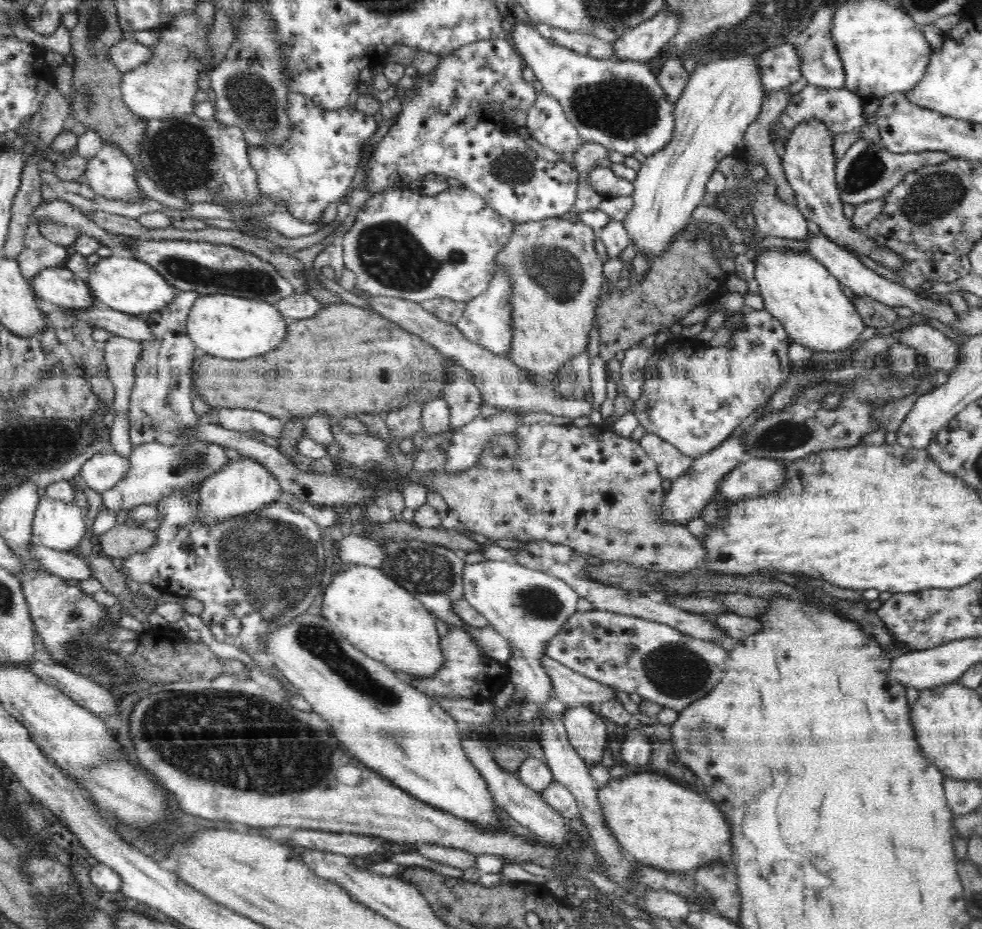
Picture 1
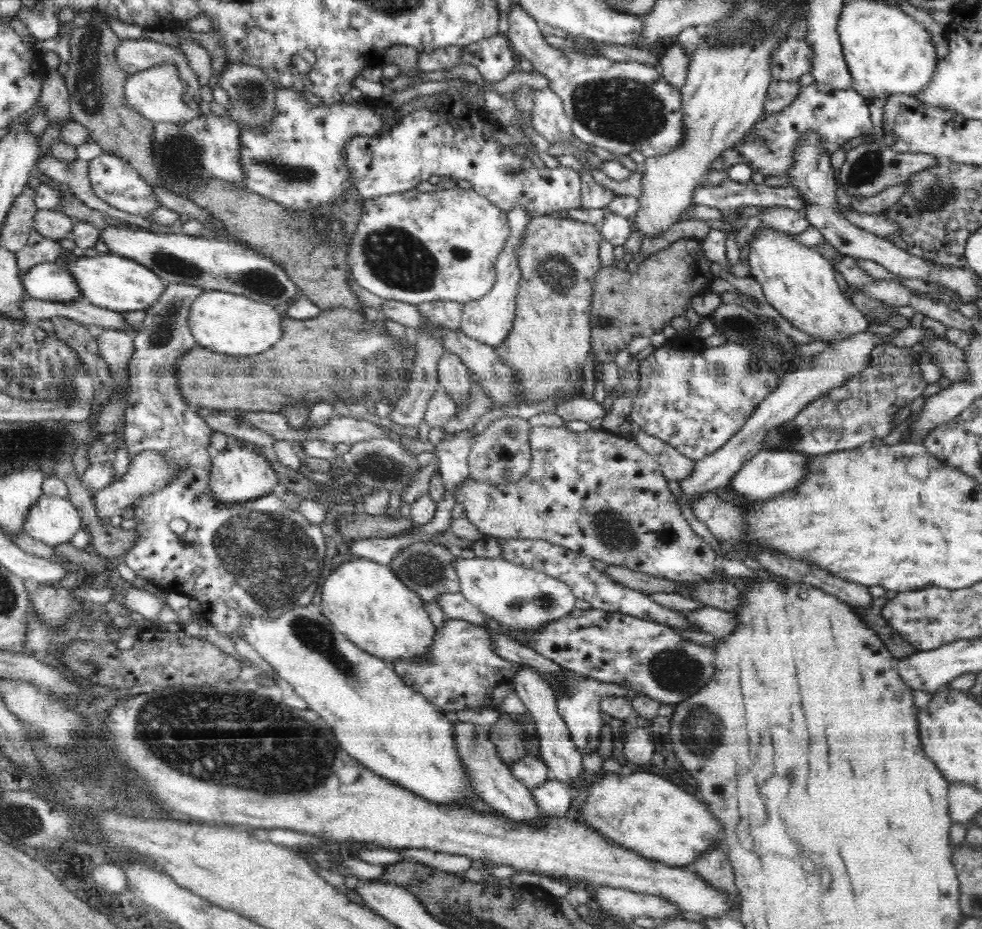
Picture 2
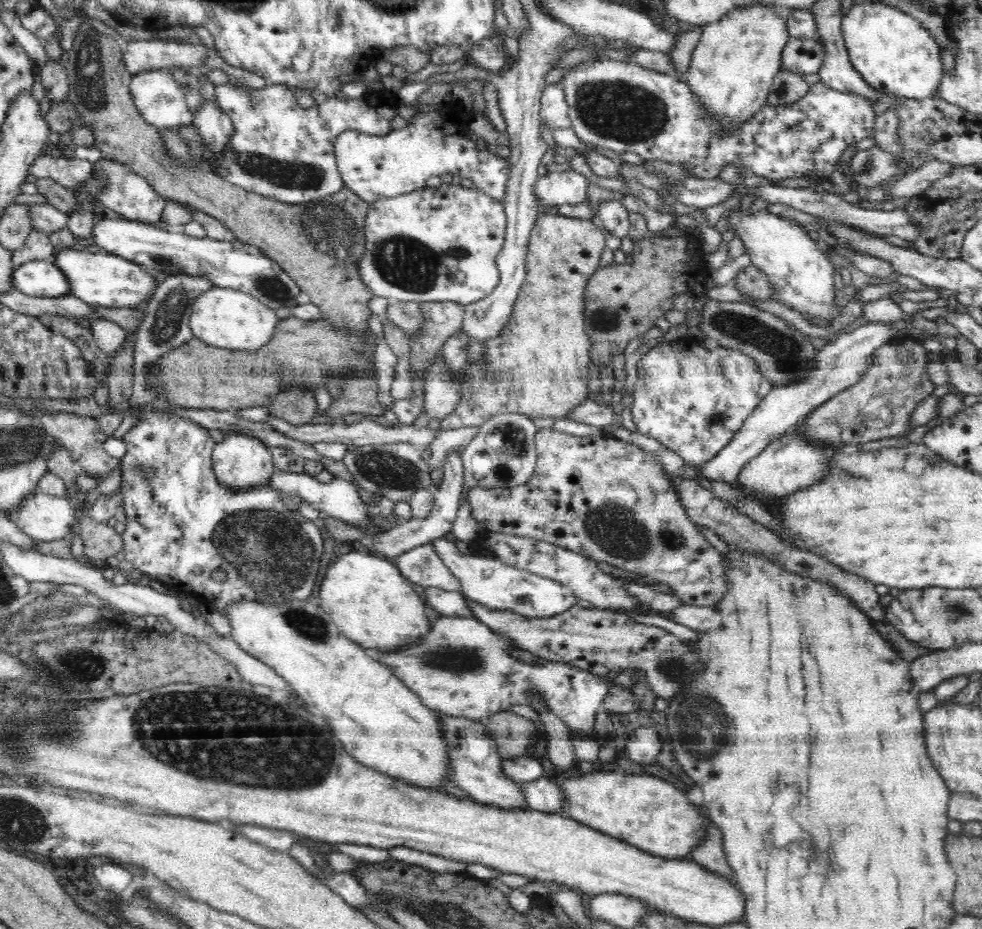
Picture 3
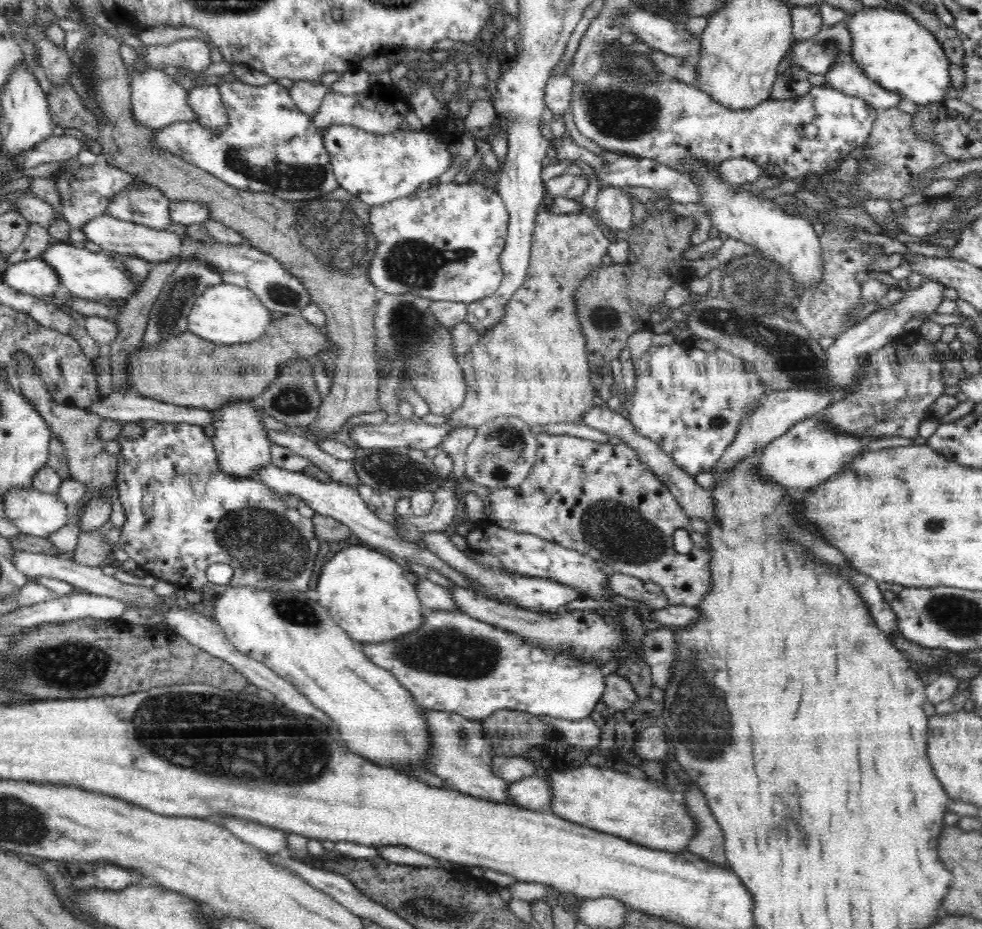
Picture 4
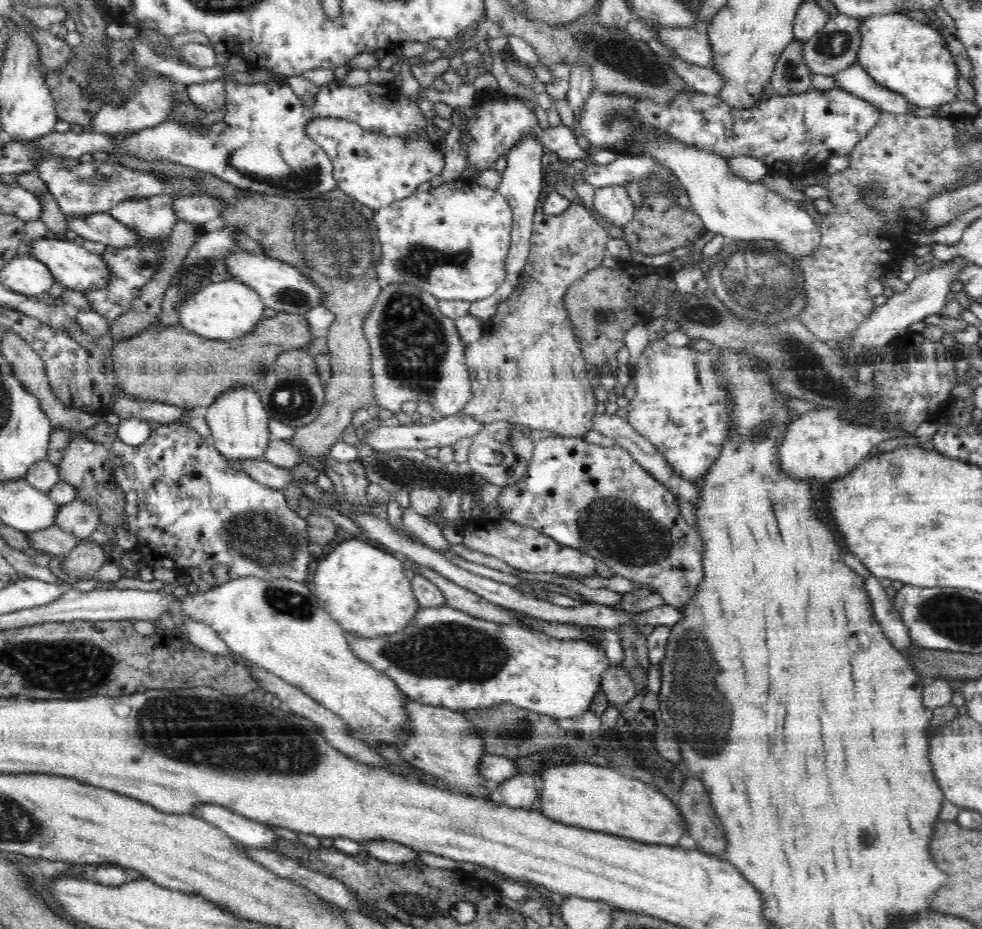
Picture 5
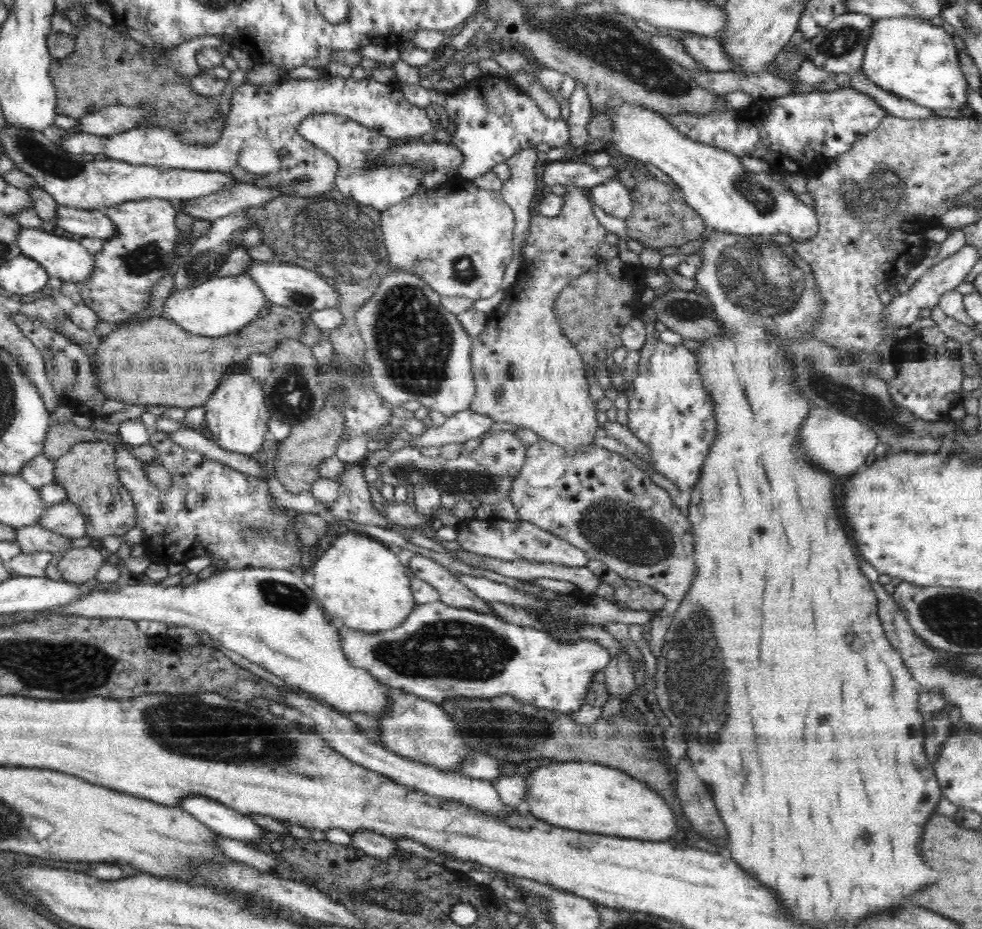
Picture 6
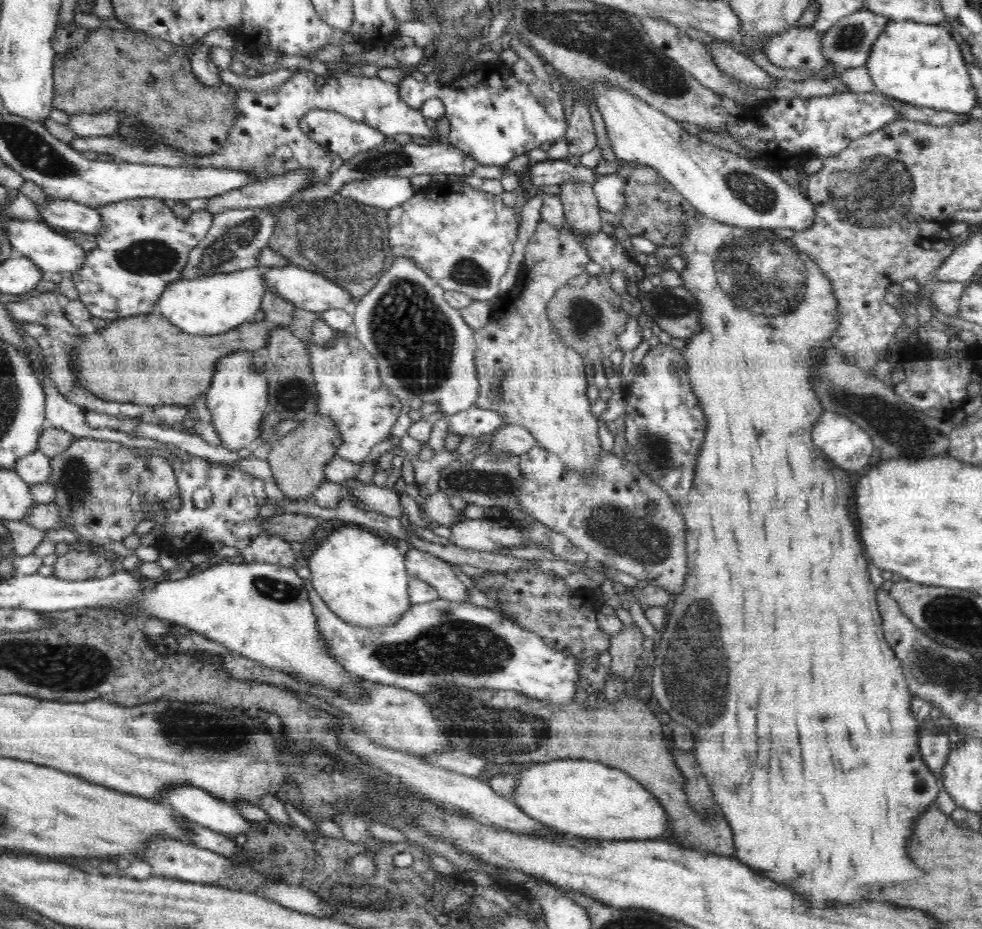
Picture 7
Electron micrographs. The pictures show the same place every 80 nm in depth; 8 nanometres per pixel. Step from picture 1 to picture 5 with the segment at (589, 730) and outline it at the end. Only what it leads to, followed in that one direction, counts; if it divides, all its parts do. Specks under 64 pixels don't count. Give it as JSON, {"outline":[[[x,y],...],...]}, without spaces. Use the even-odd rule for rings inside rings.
{"outline":[[[448,605],[420,608],[418,614],[416,614],[416,620],[408,626],[408,629],[404,628],[398,633],[389,634],[389,637],[358,638],[351,635],[349,642],[358,659],[368,662],[376,671],[385,672],[386,675],[390,676],[390,679],[394,680],[394,683],[404,691],[409,701],[418,702],[424,706],[434,706],[435,708],[444,706],[444,709],[452,708],[452,710],[464,710],[464,712],[470,710],[470,713],[487,711],[488,709],[494,709],[498,705],[512,705],[519,709],[530,710],[531,713],[544,714],[558,720],[578,718],[584,712],[590,710],[593,698],[600,692],[602,674],[610,667],[606,654],[603,654],[602,650],[592,648],[590,644],[554,641],[543,637],[540,633],[519,628],[515,624],[495,624],[495,622],[474,617]]]}

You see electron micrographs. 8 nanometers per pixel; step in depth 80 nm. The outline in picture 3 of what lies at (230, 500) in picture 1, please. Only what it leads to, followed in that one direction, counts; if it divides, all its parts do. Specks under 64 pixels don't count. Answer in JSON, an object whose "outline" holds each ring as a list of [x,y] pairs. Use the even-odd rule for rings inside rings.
{"outline":[[[227,432],[224,440],[213,447],[212,464],[218,483],[228,489],[244,490],[253,486],[270,486],[270,478],[276,472],[270,448],[256,437],[238,432]]]}

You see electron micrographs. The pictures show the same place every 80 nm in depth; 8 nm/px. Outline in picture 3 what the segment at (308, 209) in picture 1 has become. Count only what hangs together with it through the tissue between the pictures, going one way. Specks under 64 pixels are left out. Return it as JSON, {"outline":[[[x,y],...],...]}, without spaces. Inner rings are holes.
{"outline":[[[230,82],[215,86],[215,100],[219,107],[231,118],[233,134],[230,146],[219,163],[219,176],[229,180],[250,193],[257,193],[287,205],[306,205],[312,201],[324,201],[346,188],[341,170],[337,166],[334,142],[346,131],[364,135],[387,135],[391,130],[390,122],[398,114],[399,103],[393,105],[373,102],[368,96],[345,98],[341,96],[320,99],[316,107],[302,107],[296,99],[296,93],[286,85],[266,84],[262,89],[245,92],[234,88]]]}

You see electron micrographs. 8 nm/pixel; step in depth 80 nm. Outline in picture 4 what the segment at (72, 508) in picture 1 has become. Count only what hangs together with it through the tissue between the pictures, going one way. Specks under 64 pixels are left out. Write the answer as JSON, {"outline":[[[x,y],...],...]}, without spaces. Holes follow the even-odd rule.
{"outline":[[[10,489],[3,501],[5,516],[20,532],[46,538],[68,524],[71,507],[57,493],[34,489]]]}

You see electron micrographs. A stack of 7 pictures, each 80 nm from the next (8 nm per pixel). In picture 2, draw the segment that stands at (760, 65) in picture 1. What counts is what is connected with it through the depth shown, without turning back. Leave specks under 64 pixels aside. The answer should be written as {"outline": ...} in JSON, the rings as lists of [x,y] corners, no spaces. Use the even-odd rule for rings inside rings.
{"outline":[[[784,39],[770,54],[772,81],[796,80],[812,68],[812,47],[804,40]]]}

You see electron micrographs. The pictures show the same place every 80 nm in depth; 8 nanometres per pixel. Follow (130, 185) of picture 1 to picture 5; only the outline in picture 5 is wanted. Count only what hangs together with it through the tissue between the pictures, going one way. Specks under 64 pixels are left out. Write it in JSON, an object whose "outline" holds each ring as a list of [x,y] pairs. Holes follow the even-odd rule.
{"outline":[[[172,196],[135,197],[112,206],[108,213],[126,227],[137,228],[149,240],[172,241],[170,234],[177,222]]]}

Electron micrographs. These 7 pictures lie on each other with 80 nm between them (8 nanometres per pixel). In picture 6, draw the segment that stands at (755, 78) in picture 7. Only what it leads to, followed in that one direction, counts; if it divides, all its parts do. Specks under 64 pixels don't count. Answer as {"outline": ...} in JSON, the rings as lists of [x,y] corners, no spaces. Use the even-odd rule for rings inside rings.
{"outline":[[[692,33],[678,40],[681,48],[686,47],[686,53],[700,61],[707,70],[713,72],[734,72],[730,60],[727,60],[726,51],[722,49],[717,37],[708,37]]]}

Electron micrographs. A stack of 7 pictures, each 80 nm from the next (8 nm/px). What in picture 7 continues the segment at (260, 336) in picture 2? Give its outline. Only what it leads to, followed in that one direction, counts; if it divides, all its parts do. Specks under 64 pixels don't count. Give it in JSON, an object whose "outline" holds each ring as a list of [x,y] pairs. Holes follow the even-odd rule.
{"outline":[[[256,265],[238,272],[209,277],[176,279],[166,285],[157,301],[155,313],[166,317],[188,334],[214,336],[228,333],[230,329],[248,323],[261,309],[262,298],[267,293],[262,276],[259,276],[262,267],[266,266]]]}

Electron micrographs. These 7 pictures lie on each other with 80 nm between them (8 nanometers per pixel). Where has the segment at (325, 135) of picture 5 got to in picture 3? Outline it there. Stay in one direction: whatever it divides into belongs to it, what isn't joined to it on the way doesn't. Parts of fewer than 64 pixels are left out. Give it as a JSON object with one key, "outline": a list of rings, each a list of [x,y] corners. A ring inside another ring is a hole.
{"outline":[[[472,111],[453,114],[452,127],[446,128],[442,126],[442,113],[417,113],[406,127],[392,129],[384,136],[353,131],[340,134],[334,147],[337,166],[346,188],[362,198],[362,201],[374,203],[418,191],[426,186],[429,178],[452,172],[452,176],[472,179],[477,190],[482,190],[495,201],[504,202],[509,194],[513,164],[506,155],[496,158],[494,154],[476,148],[476,142],[472,142],[474,134],[469,130],[474,117]]]}

